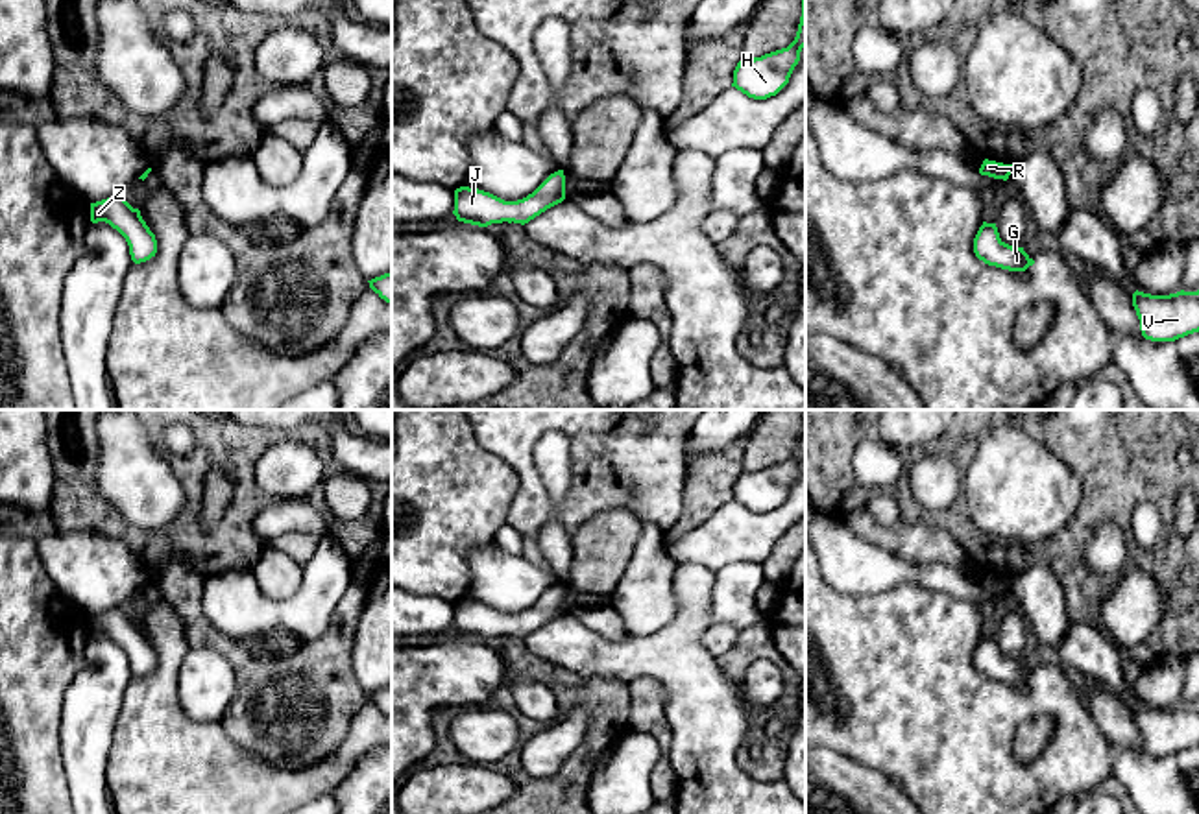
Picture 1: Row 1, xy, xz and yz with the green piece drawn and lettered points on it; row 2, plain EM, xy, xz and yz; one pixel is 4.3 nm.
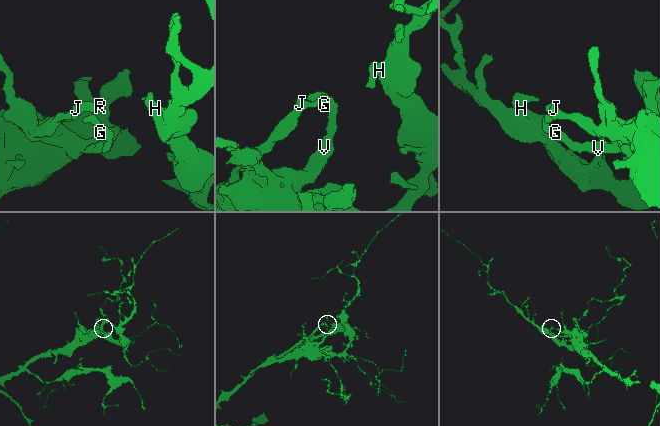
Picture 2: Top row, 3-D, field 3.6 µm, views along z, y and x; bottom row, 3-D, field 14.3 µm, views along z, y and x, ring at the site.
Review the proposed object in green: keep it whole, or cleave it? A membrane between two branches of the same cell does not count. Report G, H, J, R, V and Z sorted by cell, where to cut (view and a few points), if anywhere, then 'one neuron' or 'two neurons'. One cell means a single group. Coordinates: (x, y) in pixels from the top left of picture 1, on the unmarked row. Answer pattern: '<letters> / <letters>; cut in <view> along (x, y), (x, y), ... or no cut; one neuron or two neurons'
G H J R V Z; no cut; one neuron

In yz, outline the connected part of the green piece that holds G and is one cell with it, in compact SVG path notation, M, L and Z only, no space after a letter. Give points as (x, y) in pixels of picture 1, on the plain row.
M996 637L979 640L974 652L974 666L988 679L996 679L1009 685L1025 685L1035 674L1023 664L1023 661L1012 661L999 652Z

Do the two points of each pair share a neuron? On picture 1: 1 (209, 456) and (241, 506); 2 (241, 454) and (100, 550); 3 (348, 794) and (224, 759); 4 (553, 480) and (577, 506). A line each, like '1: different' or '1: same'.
1: same
2: different
3: different
4: different

